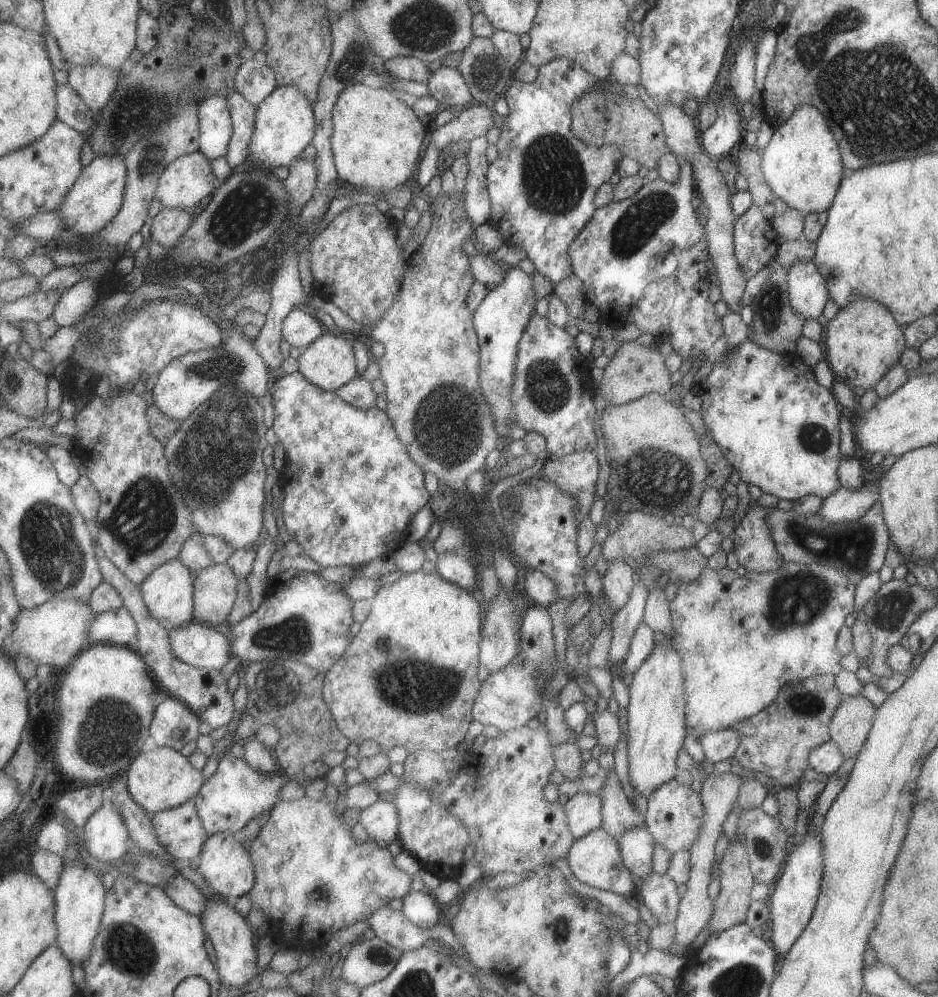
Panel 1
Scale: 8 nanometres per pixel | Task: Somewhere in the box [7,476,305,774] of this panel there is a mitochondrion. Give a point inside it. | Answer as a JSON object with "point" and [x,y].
{"point":[56,558]}

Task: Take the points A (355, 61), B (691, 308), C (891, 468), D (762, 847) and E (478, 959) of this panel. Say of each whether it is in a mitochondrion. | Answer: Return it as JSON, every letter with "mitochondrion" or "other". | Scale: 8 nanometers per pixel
{"A":"mitochondrion","B":"other","C":"other","D":"mitochondrion","E":"other"}

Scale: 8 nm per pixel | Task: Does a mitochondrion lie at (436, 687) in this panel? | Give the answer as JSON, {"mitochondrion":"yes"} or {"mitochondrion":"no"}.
{"mitochondrion":"yes"}

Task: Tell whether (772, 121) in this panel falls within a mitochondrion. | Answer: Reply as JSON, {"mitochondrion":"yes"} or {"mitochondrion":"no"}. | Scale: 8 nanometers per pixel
{"mitochondrion":"no"}

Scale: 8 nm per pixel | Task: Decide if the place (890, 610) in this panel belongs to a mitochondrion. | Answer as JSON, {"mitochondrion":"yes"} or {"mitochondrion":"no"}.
{"mitochondrion":"yes"}

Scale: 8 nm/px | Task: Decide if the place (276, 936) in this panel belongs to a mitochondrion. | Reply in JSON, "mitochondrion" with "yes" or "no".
{"mitochondrion":"no"}

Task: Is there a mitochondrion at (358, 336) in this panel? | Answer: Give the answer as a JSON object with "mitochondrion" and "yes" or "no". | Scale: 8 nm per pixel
{"mitochondrion":"no"}

